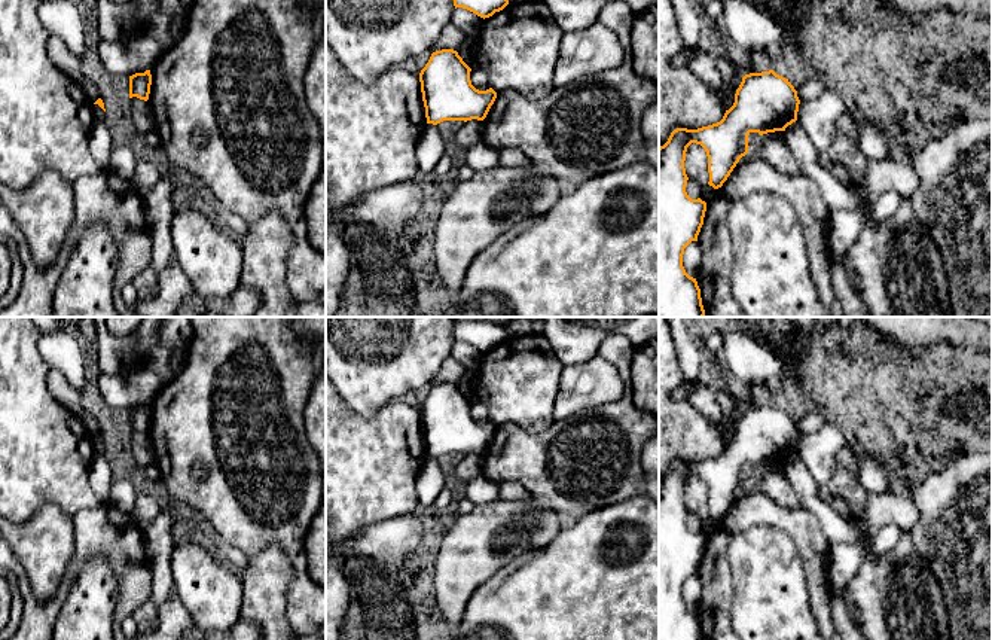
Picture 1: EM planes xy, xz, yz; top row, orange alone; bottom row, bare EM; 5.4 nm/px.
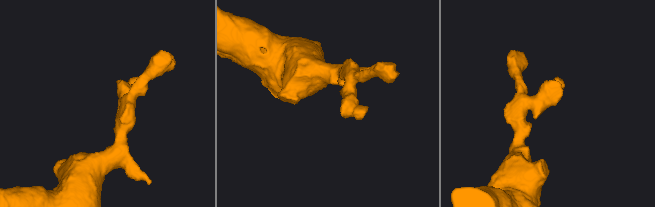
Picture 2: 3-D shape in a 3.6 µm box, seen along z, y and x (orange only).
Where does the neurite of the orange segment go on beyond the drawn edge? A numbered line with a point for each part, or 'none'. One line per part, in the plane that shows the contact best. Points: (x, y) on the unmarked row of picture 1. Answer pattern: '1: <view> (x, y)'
none

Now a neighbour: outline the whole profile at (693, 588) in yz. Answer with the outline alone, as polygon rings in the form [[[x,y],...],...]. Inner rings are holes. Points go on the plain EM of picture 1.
[[[692,575],[686,582],[684,582],[684,588],[683,588],[683,600],[686,603],[686,606],[693,610],[698,612],[699,607],[699,600],[703,594],[703,585],[702,580],[698,575]]]

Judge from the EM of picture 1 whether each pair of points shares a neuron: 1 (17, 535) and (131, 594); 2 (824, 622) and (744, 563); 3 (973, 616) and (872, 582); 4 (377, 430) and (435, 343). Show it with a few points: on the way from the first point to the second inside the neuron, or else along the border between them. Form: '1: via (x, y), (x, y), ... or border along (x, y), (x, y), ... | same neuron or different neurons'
1: border along (66, 573), (58, 590), (45, 602) | different neurons
2: border along (803, 578), (808, 587), (809, 609), (817, 624) | different neurons
3: border along (933, 573), (942, 591), (949, 624) | different neurons
4: border along (394, 399), (387, 402), (372, 417), (363, 417) | different neurons

